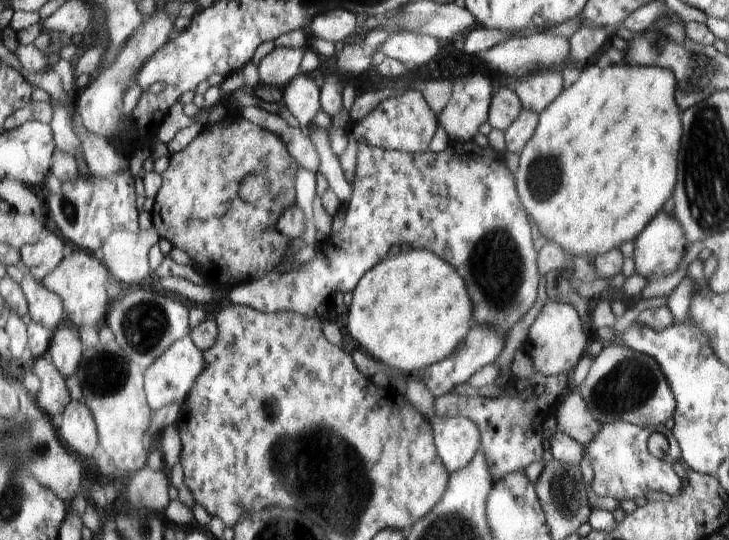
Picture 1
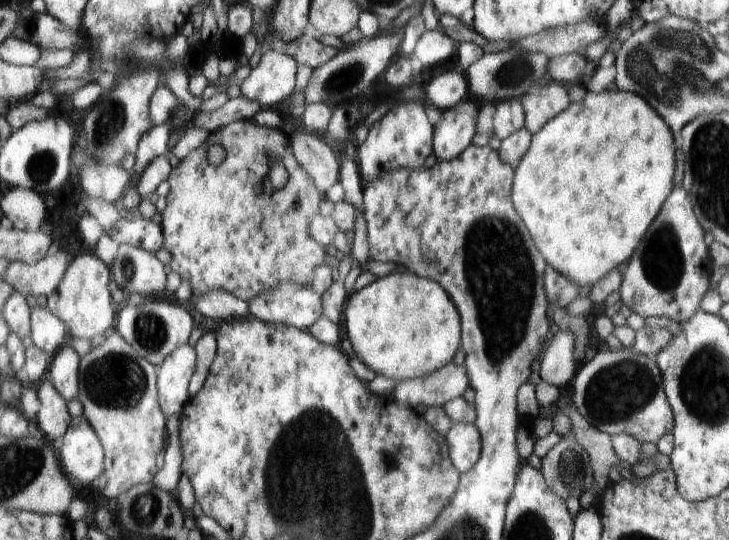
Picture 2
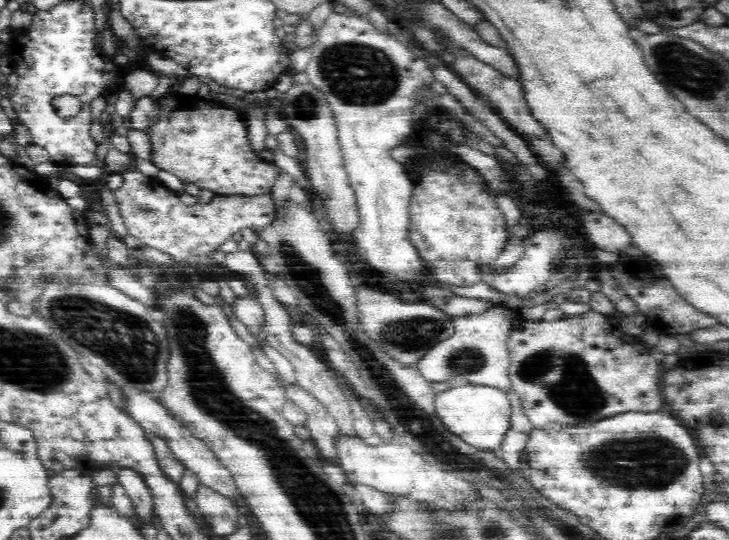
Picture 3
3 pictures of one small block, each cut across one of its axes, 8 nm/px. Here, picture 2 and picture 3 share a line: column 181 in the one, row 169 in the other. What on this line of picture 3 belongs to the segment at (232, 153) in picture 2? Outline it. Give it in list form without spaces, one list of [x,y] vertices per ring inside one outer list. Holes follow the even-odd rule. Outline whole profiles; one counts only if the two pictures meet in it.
[[[181,91],[172,92],[165,99],[158,100],[158,122],[144,130],[152,143],[152,162],[158,169],[172,173],[182,183],[192,184],[204,190],[210,190],[213,196],[222,194],[260,193],[271,194],[271,188],[276,184],[278,168],[264,162],[254,153],[250,139],[248,139],[247,126],[238,112],[228,110],[210,100],[199,96],[198,93],[186,94]]]

